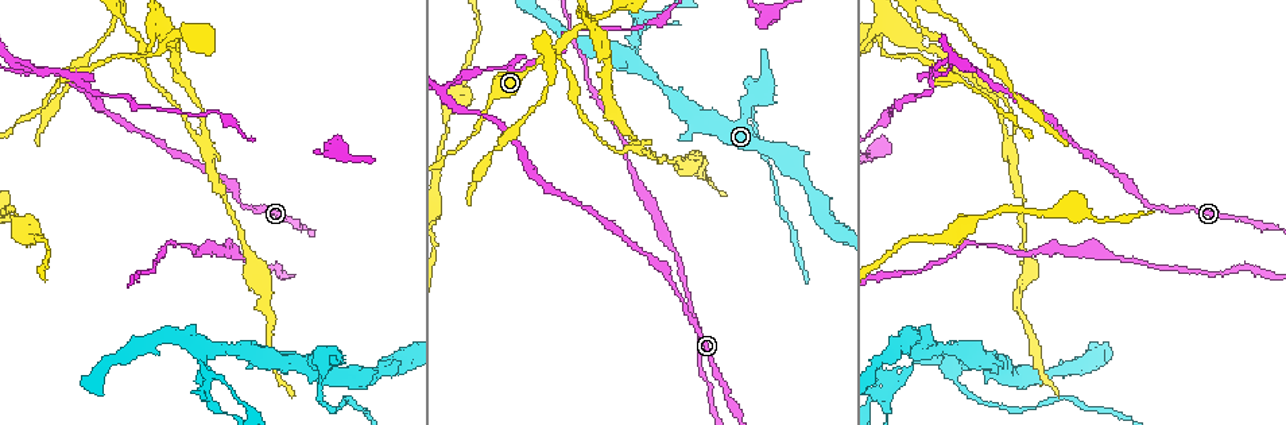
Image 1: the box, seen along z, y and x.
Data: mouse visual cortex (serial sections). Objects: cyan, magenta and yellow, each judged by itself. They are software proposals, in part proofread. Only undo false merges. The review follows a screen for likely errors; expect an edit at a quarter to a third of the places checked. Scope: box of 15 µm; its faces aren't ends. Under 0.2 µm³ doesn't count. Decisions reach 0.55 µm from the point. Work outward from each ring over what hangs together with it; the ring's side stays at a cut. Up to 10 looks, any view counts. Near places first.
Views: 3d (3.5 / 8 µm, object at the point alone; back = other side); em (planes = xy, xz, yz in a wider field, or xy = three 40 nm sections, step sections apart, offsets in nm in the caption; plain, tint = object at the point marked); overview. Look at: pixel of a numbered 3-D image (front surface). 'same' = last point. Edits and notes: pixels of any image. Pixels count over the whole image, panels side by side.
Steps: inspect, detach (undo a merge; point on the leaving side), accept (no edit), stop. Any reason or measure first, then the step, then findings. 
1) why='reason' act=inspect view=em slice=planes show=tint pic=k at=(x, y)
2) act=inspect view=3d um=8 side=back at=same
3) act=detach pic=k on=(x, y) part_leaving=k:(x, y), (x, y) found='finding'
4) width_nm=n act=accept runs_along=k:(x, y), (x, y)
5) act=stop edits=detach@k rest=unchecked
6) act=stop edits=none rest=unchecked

why='sharp bend' act=inspect view=3d um=3.5 pic=1 at=(757, 100)

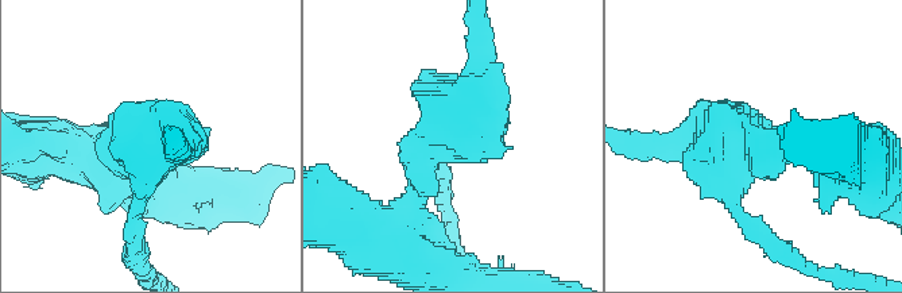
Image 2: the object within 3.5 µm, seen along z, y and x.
act=detach pic=2 on=(144, 135) part_leaving=2:(142, 150), (136, 242) found='two cells meet here'

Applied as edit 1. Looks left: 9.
why='redraw' act=inspect view=overview

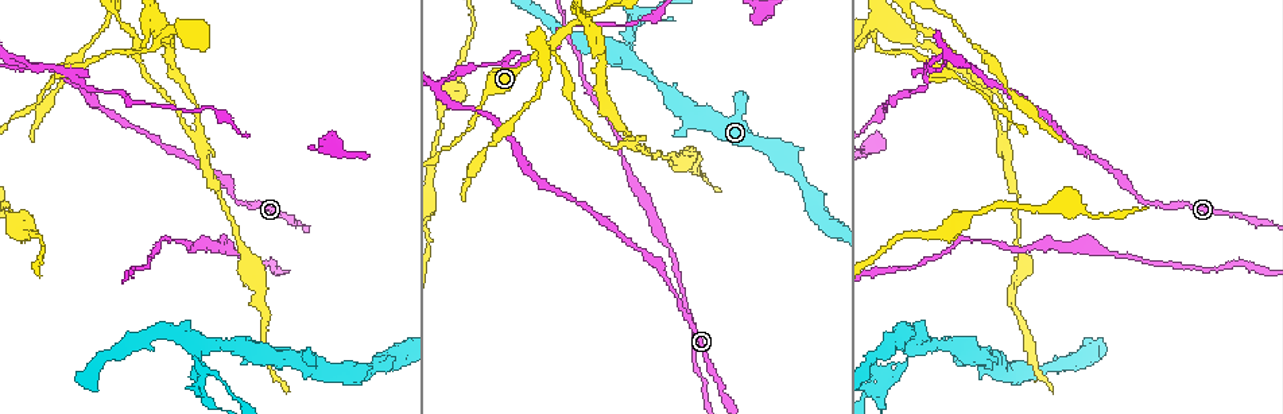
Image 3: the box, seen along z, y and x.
why='sharp bend' act=inspect view=3d um=3.5 pic=3 at=(440, 82)

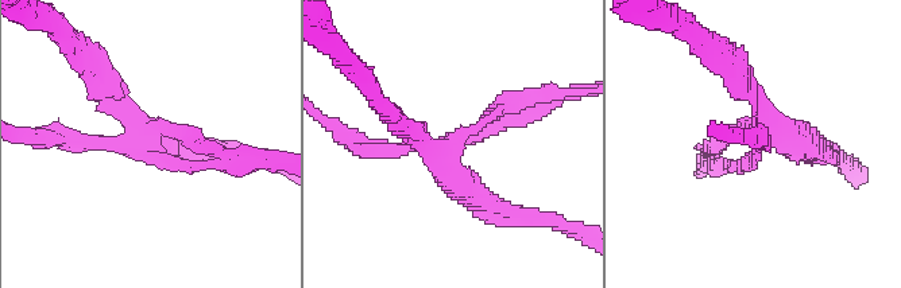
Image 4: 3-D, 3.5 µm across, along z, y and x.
why='now the EM' act=inspect view=em slice=xy step=2 show=tint pic=4 at=(147, 126)

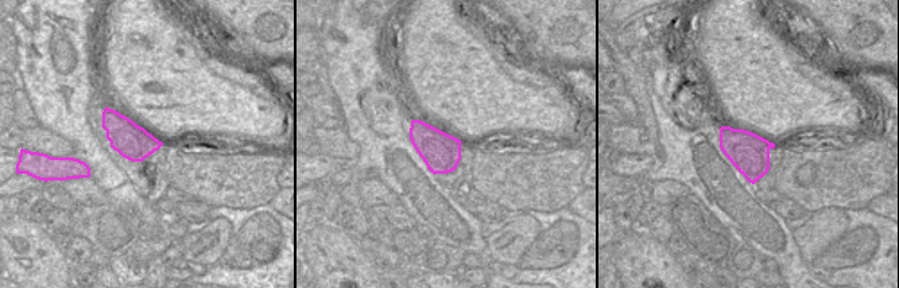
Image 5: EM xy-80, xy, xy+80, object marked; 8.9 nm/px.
act=detach pic=4 on=(72, 143) part_leaving=4:(227, 162), (231, 166), (281, 166) found='two cells meet here'

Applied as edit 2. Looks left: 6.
why='abrupt turn' act=inspect view=3d um=3.5 pic=3 at=(590, 15)

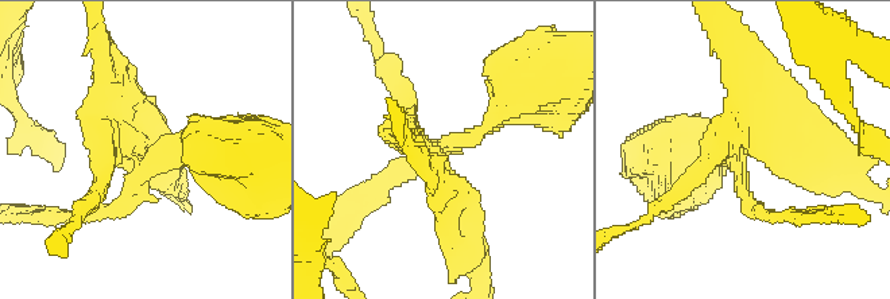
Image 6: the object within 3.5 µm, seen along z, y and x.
act=detach pic=6 on=(97, 135) part_leaving=6:(745, 152), (784, 143), (855, 181) found='a second cell is stuck on'

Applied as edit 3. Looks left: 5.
act=stop edits=detach@2,detach@4,detach@6 rest=unchecked

